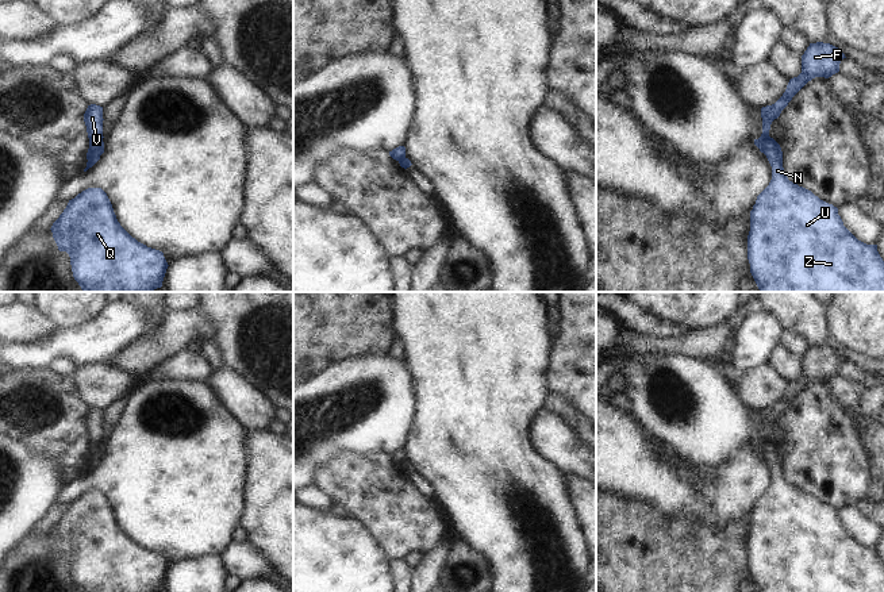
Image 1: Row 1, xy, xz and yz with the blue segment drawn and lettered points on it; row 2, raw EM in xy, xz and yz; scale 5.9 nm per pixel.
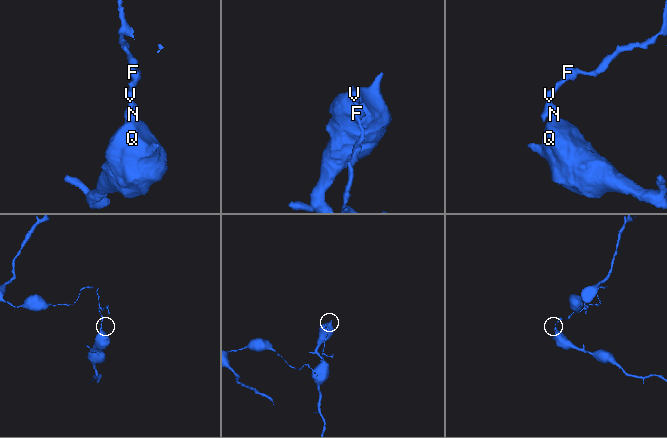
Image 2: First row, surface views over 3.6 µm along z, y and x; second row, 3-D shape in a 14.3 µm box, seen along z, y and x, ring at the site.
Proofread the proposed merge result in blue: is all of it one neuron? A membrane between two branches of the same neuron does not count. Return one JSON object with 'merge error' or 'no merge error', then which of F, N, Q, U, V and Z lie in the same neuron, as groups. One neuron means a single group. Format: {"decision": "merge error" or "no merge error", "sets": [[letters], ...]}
{"decision": "merge error", "sets": [["F", "V"], ["N", "Q", "U", "Z"]]}

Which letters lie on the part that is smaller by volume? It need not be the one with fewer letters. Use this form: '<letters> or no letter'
F, V

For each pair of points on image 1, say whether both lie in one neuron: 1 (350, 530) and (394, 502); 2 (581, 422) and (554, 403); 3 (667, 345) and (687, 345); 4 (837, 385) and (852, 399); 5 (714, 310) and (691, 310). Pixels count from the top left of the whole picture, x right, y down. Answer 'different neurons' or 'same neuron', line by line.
1: different neurons
2: same neuron
3: same neuron
4: same neuron
5: same neuron

